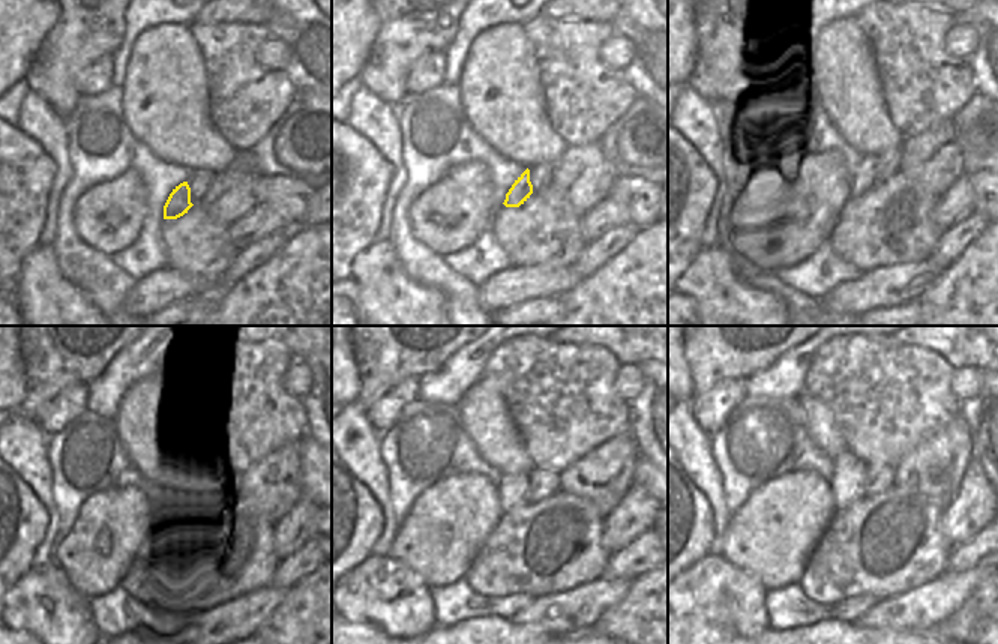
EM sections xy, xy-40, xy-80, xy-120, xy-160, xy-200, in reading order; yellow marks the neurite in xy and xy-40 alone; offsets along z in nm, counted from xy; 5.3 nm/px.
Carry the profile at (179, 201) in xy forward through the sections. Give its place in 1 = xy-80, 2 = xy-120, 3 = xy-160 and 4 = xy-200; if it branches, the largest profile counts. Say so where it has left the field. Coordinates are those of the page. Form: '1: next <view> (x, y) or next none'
1: next xy-80 (863, 179)
2: next xy-120 (182, 502)
3: next xy-160 (514, 491)
4: next xy-200 (848, 482)

